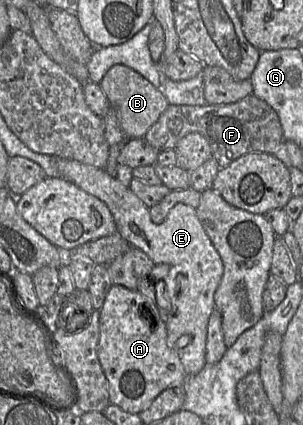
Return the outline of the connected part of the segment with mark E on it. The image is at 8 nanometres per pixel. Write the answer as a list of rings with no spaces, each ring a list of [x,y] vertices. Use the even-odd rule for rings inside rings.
[[[56,157],[59,176],[103,201],[110,210],[117,233],[132,247],[142,250],[154,264],[167,264],[170,271],[164,281],[171,301],[169,320],[165,323],[169,346],[178,354],[187,377],[198,374],[206,365],[207,327],[215,310],[214,295],[223,273],[223,261],[205,232],[197,208],[175,205],[161,224],[151,220],[149,208],[105,169],[76,160]]]

